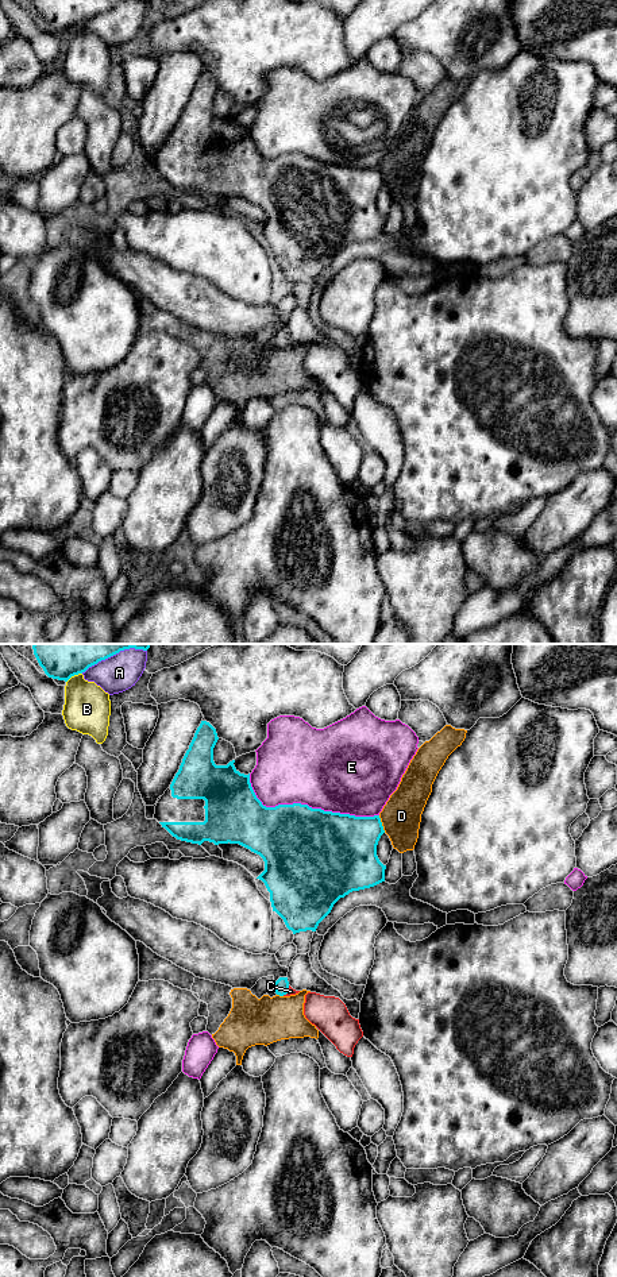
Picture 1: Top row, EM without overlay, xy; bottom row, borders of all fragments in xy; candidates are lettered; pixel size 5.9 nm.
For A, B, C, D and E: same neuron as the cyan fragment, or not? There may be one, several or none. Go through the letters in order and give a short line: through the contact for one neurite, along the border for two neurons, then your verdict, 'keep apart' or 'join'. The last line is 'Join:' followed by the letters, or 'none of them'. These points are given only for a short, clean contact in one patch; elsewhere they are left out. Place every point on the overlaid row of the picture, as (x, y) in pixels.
A: keep apart
B: line xy (81, 672), (66, 682); keep apart
C: line xy (281, 987), (288, 990), (290, 991); join
D: keep apart
E: keep apart
Join: C

